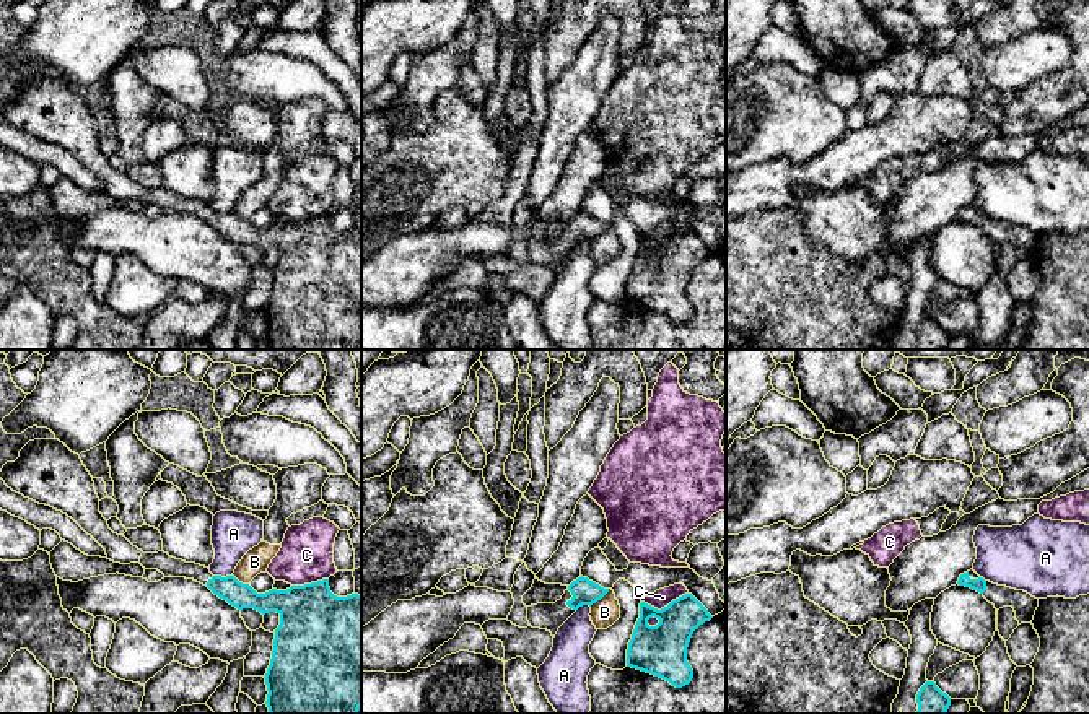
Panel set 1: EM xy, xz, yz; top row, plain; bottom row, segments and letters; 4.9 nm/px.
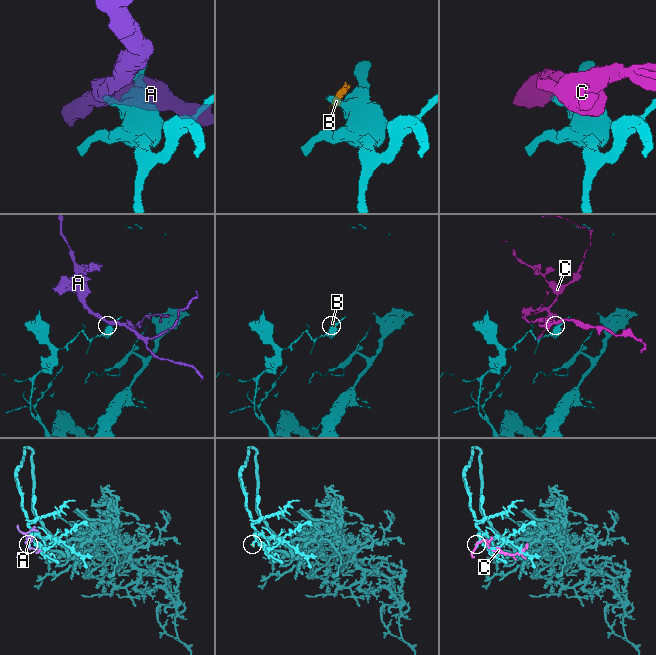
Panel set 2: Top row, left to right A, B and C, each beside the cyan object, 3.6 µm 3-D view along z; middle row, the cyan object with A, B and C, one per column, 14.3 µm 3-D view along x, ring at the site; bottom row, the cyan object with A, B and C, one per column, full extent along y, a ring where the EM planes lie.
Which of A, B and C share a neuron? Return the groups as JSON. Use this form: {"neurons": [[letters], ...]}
{"neurons": [["A"], ["B"], ["C"]]}

